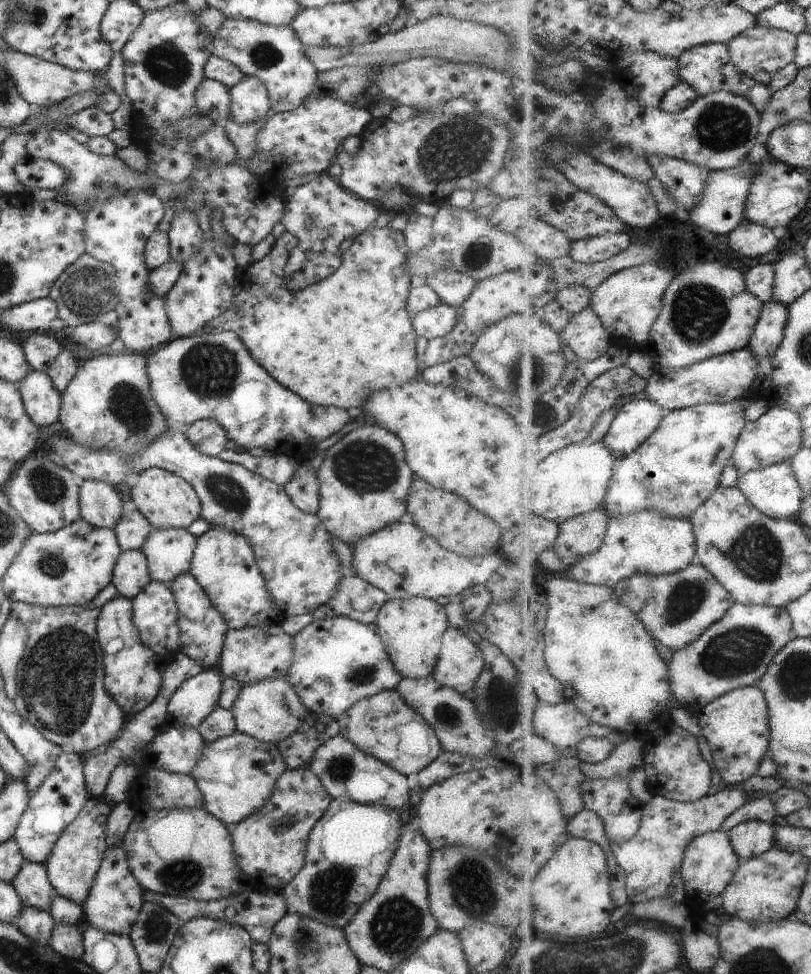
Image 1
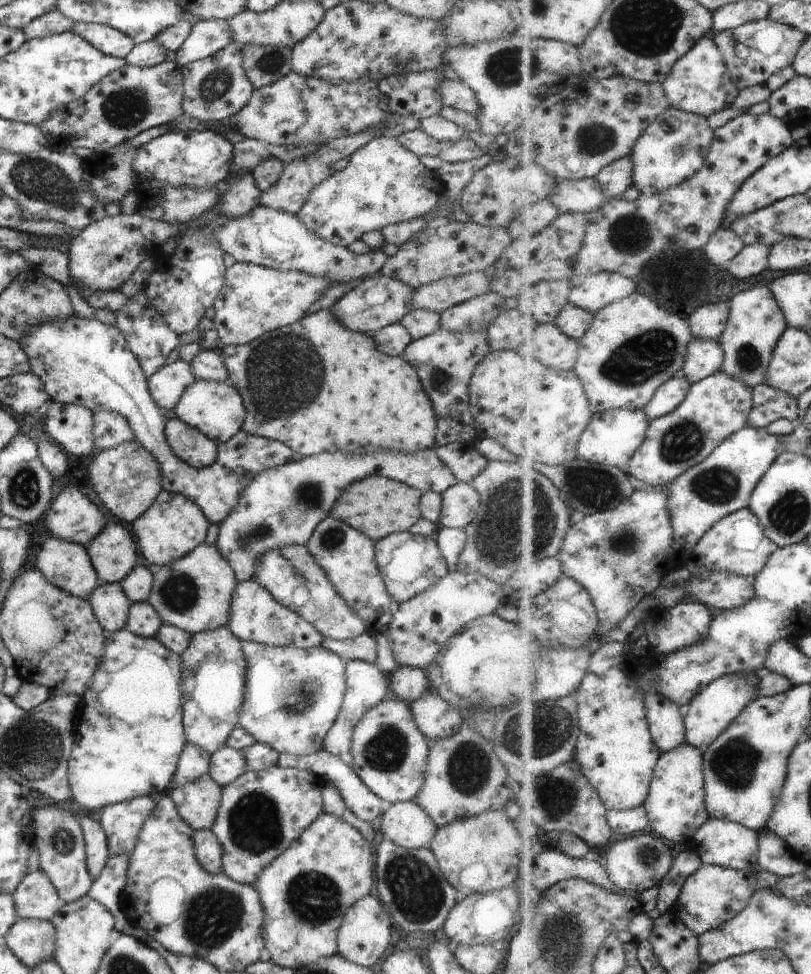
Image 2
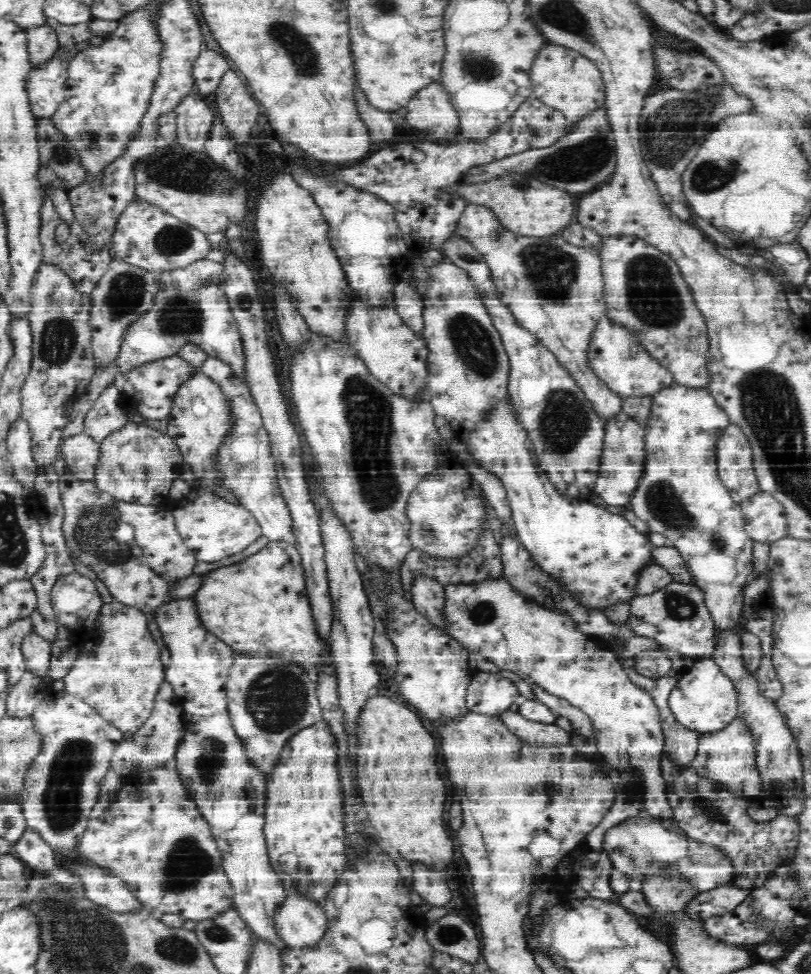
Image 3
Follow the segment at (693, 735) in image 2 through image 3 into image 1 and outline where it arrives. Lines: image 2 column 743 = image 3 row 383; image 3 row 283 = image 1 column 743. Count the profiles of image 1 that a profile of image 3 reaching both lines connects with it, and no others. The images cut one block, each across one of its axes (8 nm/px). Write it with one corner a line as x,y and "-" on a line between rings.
735,602
726,617
713,624
696,642
672,654
668,667
674,698
682,706
688,706
693,702
705,706
739,687
759,685
774,657
793,638
791,634
793,631
794,624
786,608
781,609
770,605
745,605

